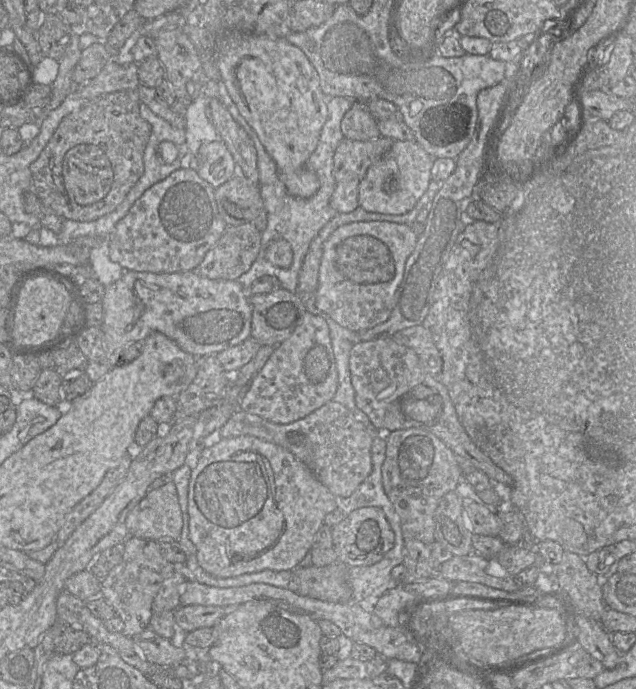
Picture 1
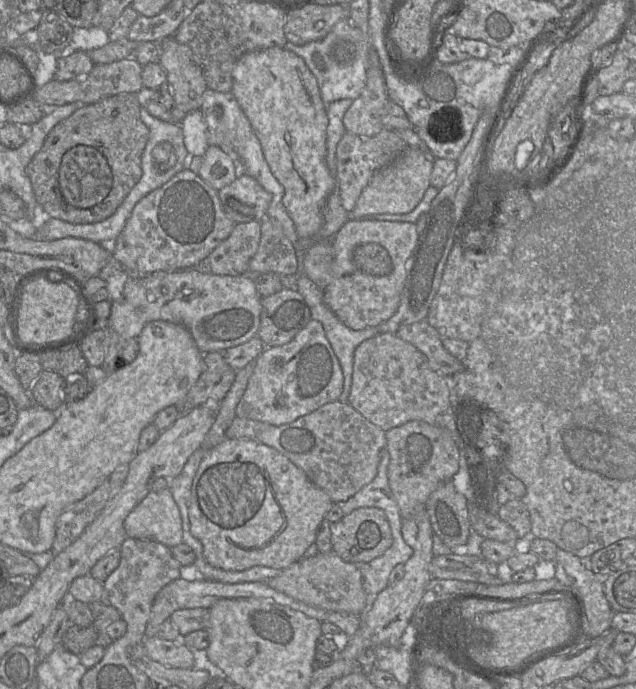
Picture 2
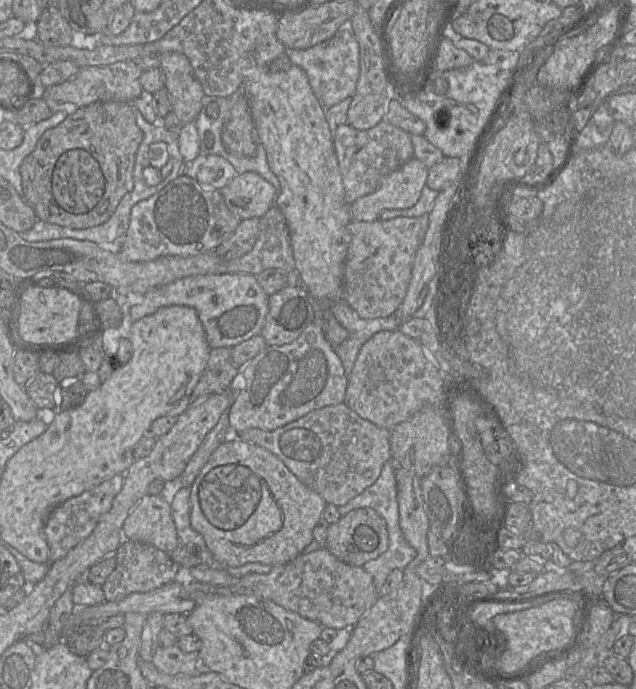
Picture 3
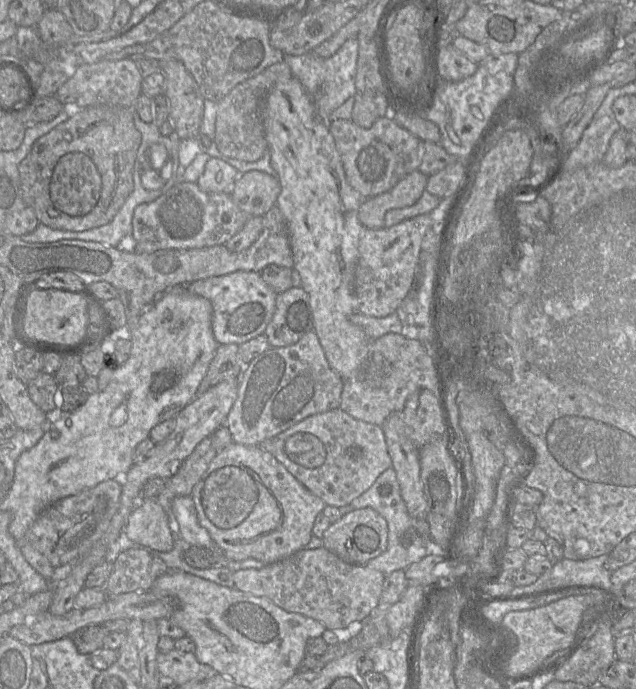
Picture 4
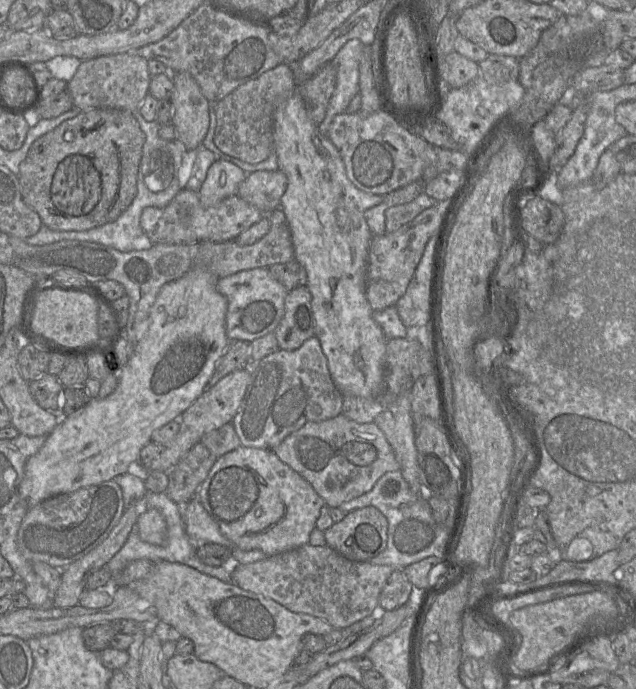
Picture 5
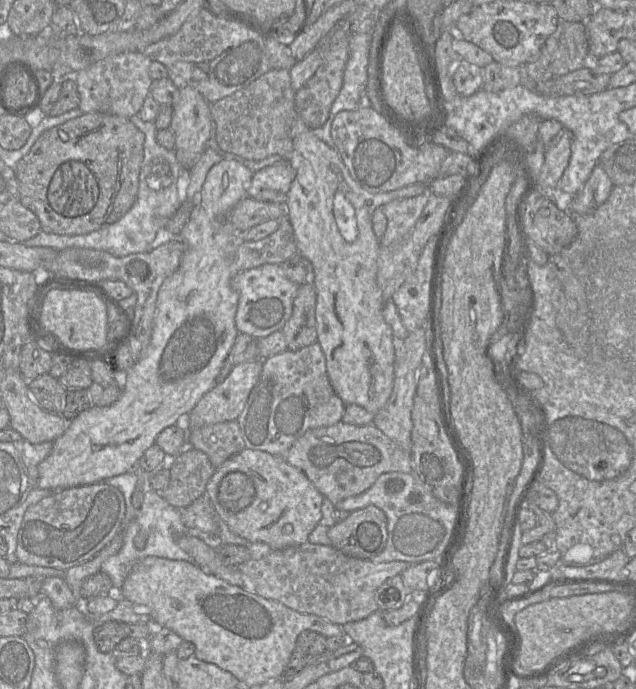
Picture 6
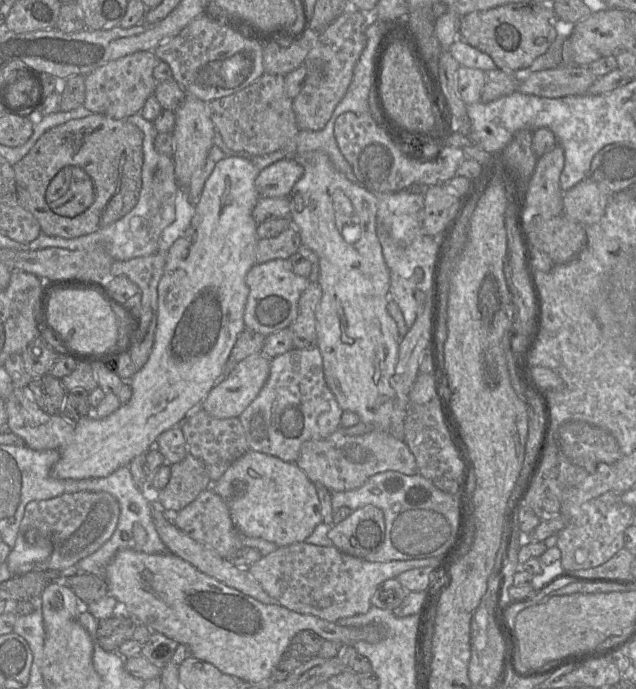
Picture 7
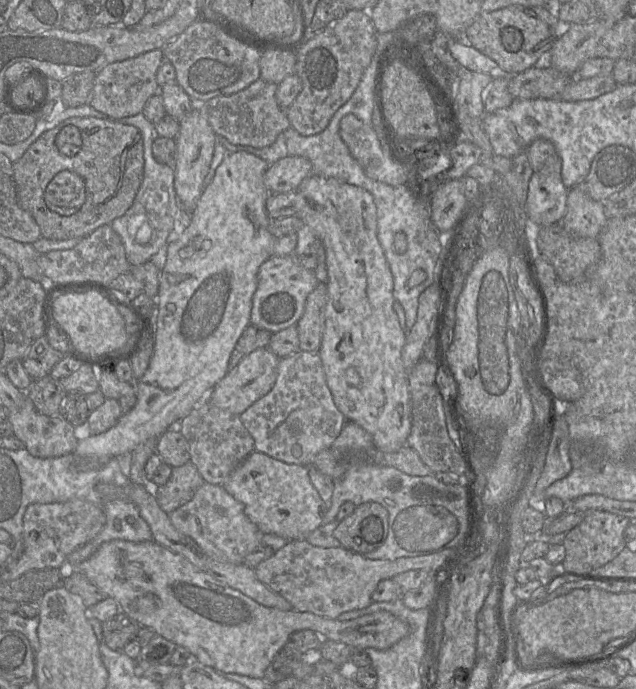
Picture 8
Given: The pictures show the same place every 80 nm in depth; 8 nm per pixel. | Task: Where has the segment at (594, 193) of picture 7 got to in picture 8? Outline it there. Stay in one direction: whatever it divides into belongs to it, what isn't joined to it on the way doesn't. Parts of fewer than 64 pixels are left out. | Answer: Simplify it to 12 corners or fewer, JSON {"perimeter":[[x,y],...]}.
{"perimeter":[[568,189],[561,225],[597,239],[607,221],[602,201]]}

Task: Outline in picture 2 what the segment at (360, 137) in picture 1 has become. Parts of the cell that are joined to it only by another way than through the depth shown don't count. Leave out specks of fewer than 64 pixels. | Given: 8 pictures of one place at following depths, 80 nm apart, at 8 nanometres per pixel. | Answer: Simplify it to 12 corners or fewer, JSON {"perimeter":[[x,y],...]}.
{"perimeter":[[370,46],[366,84],[343,118],[363,137],[384,128],[389,101]]}

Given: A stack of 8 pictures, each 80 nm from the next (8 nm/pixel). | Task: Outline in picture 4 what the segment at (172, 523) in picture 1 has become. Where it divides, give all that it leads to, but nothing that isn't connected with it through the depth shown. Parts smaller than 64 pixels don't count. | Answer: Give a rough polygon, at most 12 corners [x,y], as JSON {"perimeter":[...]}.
{"perimeter":[[157,499],[135,506],[122,539],[150,551],[173,549]]}

